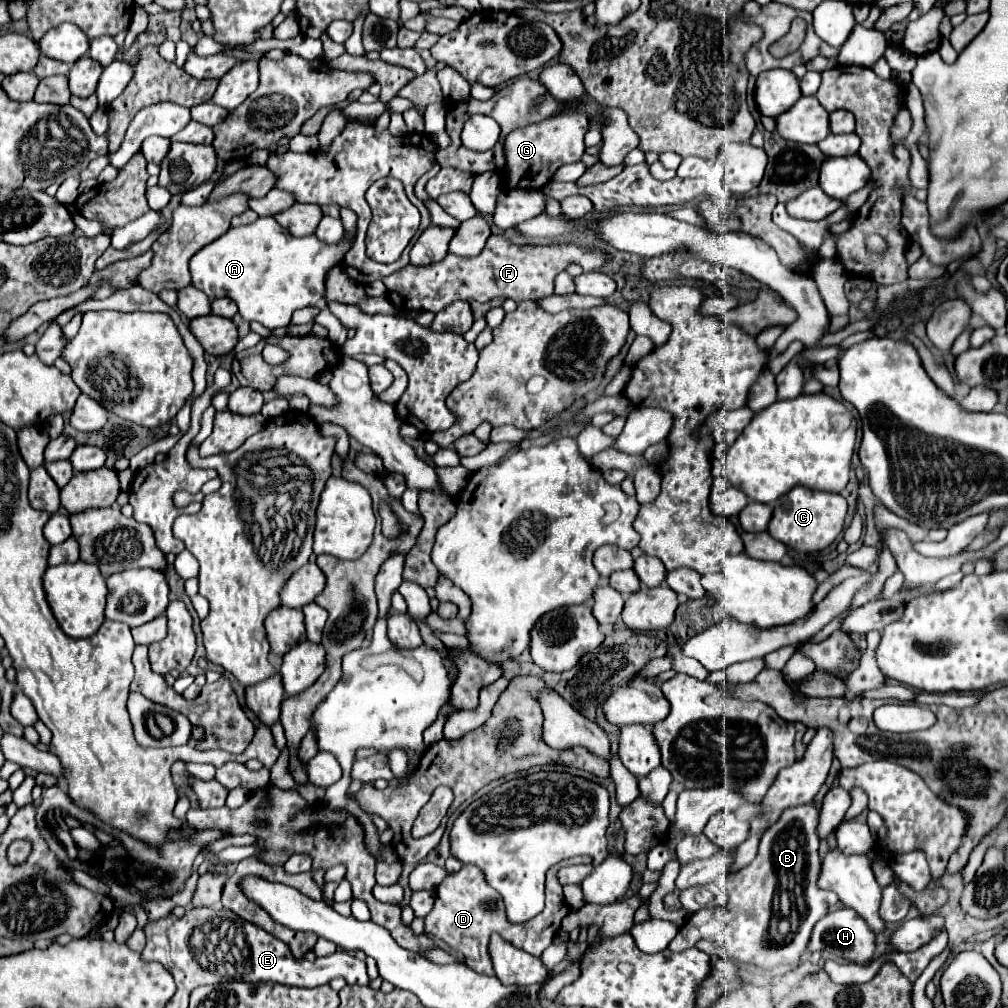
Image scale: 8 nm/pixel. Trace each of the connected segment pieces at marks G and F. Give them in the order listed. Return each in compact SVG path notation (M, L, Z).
M552 65L544 67L538 81L548 89L548 93L562 105L562 109L538 123L530 123L526 127L514 129L506 135L504 143L504 181L510 189L542 189L552 181L554 173L568 163L580 161L584 155L584 133L588 131L588 117L584 113L584 103L588 101L588 93L584 91L584 83L568 65Z
M492 235L484 251L476 257L458 257L448 255L444 261L430 267L414 267L408 265L402 271L396 271L384 279L388 289L388 299L398 309L410 311L432 311L438 313L446 305L456 299L476 299L486 303L494 297L510 297L514 301L548 297L554 291L554 277L566 269L568 263L582 265L584 271L594 271L606 265L612 257L598 249L584 251L572 243L556 243L556 245L516 245L510 243L504 235Z

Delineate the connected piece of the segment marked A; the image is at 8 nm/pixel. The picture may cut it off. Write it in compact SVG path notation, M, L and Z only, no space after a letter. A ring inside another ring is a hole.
M258 217L250 225L228 229L224 235L220 235L216 241L208 243L206 247L202 247L190 259L192 285L198 287L200 291L204 291L210 299L230 297L232 301L236 301L238 313L246 321L258 321L258 323L262 323L268 329L288 327L290 317L292 317L292 313L296 309L302 309L303 307L308 307L308 305L319 307L321 311L319 324L328 329L328 338L337 347L342 347L347 339L347 329L329 311L327 302L322 297L324 297L324 277L326 277L328 269L334 267L334 265L340 265L340 261L344 259L344 255L350 249L350 245L352 245L350 241L342 239L340 243L332 245L332 249L328 249L328 245L322 243L322 241L318 241L316 235L294 237L288 231L284 231L284 227L280 227L274 217Z

